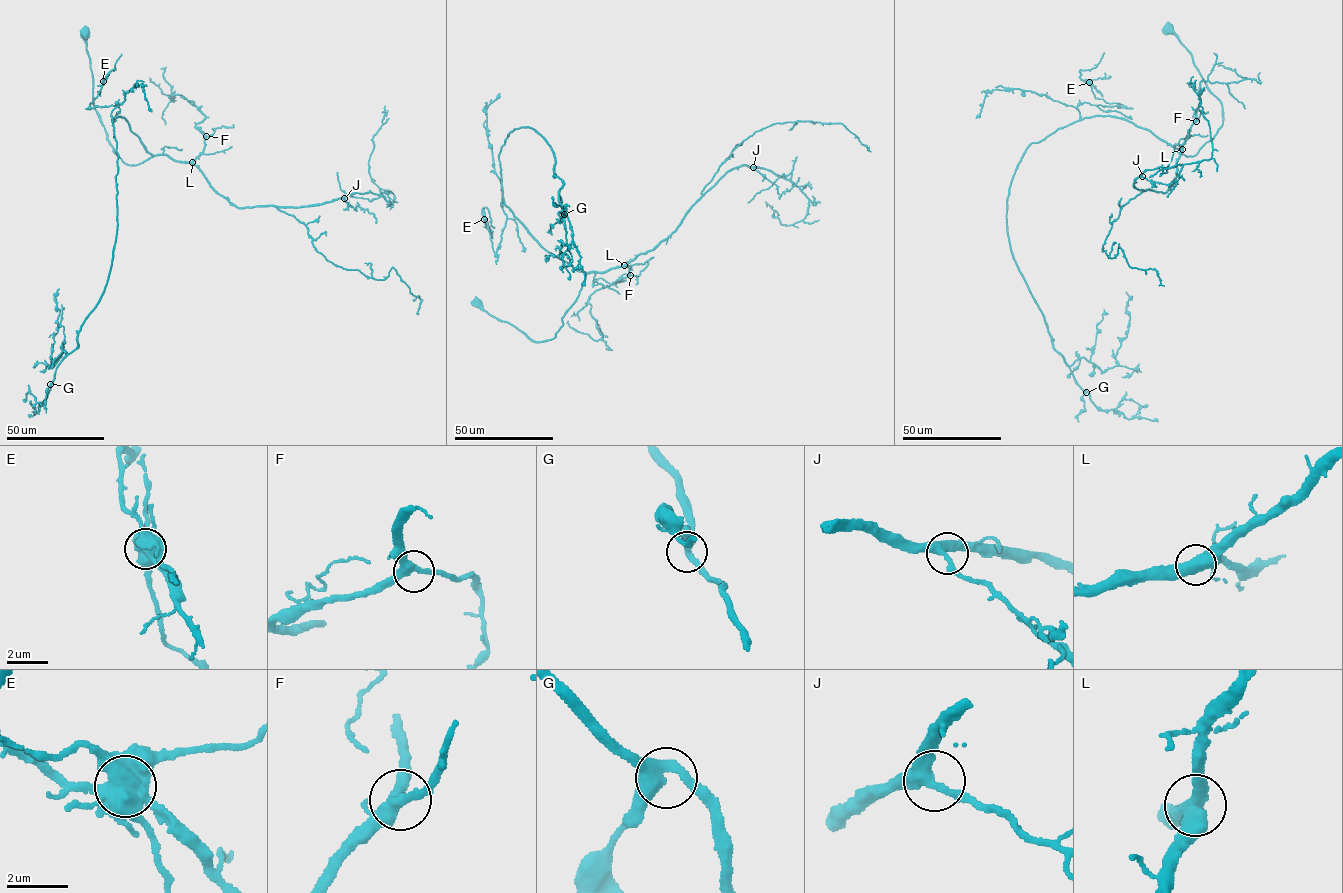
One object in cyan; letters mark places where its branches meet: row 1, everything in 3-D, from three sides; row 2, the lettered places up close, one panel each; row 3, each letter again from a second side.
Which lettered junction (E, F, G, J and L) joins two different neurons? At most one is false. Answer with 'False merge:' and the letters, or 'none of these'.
False merge: E

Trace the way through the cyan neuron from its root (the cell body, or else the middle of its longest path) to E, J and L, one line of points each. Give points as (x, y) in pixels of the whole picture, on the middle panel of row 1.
E: (477, 302), (546, 340), (586, 273), (541, 246), (503, 200), (495, 254), (484, 219)
J: (477, 302), (534, 341), (552, 339), (586, 274), (622, 267), (651, 250), (726, 173), (743, 165), (753, 167)
L: (477, 302), (482, 310), (514, 325), (533, 340), (546, 340), (555, 336), (586, 274), (624, 265)

